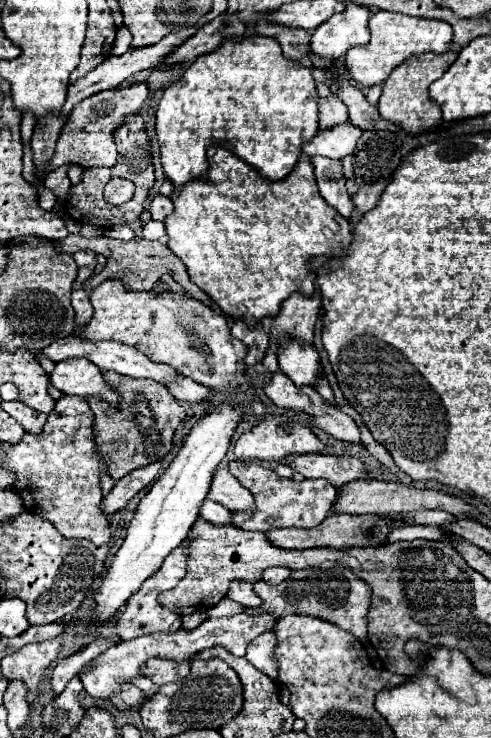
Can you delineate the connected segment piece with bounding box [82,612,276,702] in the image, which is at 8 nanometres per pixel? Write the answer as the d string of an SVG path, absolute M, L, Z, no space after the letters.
M242 612L242 614L230 616L230 618L208 618L194 630L180 628L180 630L176 630L172 634L156 632L156 634L140 636L136 640L118 642L116 646L112 646L106 652L102 652L96 660L92 660L92 664L84 666L84 670L82 670L82 684L84 684L84 690L92 698L98 698L102 702L110 702L110 698L120 692L124 682L130 682L130 680L142 676L142 666L152 656L158 656L162 660L190 660L200 650L206 650L206 648L212 648L212 646L222 646L228 652L232 652L234 656L244 656L246 654L246 646L256 636L260 636L264 632L270 632L274 628L274 624L276 624L276 616L272 616L272 614L264 614L262 612L258 616L250 616L250 614Z

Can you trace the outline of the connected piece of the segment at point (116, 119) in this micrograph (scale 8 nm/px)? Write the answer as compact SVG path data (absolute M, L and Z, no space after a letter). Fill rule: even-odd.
M132 84L128 88L112 88L112 90L98 92L96 96L88 96L88 100L76 104L66 124L62 126L60 138L56 142L56 154L50 160L50 166L52 168L58 168L62 164L78 164L82 168L114 166L118 158L114 132L126 120L126 116L138 114L142 110L142 104L146 102L146 98L148 98L148 86Z

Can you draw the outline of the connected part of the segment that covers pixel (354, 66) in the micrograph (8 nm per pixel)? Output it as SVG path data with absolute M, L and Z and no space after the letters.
M378 10L376 14L372 14L368 28L370 28L370 42L362 48L350 48L344 56L348 74L364 88L382 84L390 76L390 72L410 56L420 56L424 52L444 54L450 50L452 44L452 28L448 22L442 20L414 18L406 14Z

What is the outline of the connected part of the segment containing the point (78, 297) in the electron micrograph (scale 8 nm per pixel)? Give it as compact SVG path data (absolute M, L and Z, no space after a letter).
M74 290L72 292L72 308L76 312L76 322L82 326L82 324L88 324L90 318L92 318L92 304L90 304L90 298L84 290Z

